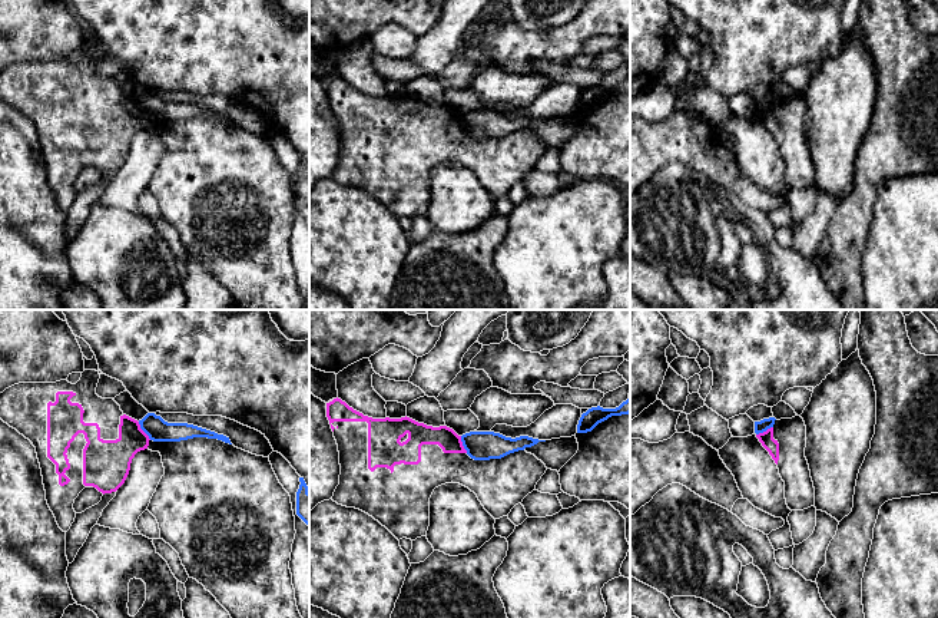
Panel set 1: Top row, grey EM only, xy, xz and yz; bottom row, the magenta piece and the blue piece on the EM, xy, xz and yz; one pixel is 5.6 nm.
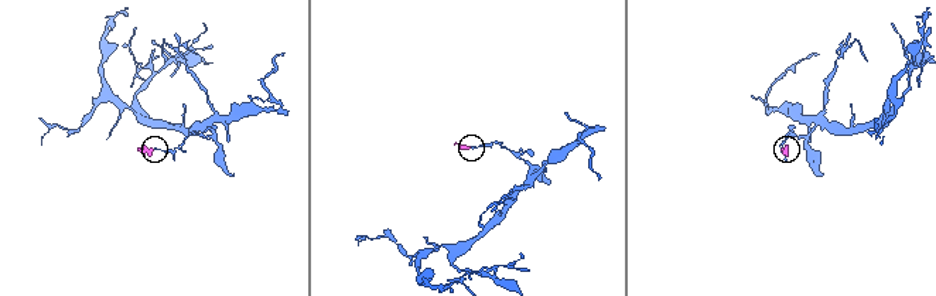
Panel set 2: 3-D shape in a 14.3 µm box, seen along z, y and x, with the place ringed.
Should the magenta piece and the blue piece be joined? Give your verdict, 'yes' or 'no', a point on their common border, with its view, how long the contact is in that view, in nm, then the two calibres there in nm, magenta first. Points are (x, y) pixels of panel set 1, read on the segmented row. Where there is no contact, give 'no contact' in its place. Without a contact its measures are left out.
no; contact xy (142, 430); length 130 nm; calibres 240 and 130 nm

